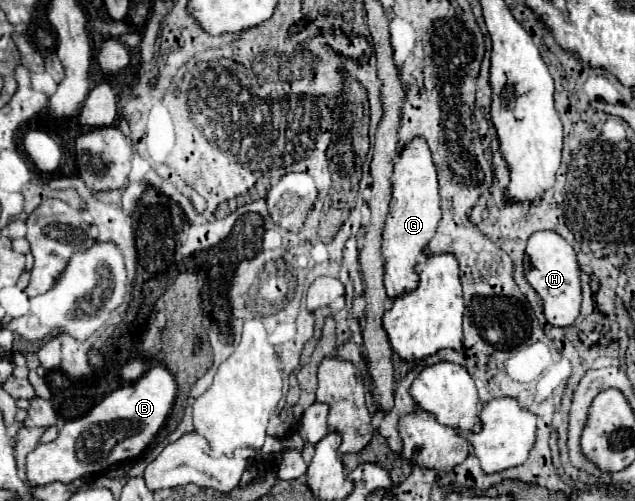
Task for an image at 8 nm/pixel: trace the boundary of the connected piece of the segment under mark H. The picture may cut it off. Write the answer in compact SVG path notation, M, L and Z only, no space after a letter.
M538 231L528 239L526 255L530 259L530 269L524 275L532 289L542 299L542 311L552 327L570 327L582 303L582 289L580 289L580 267L576 261L576 251L572 245L554 231Z

